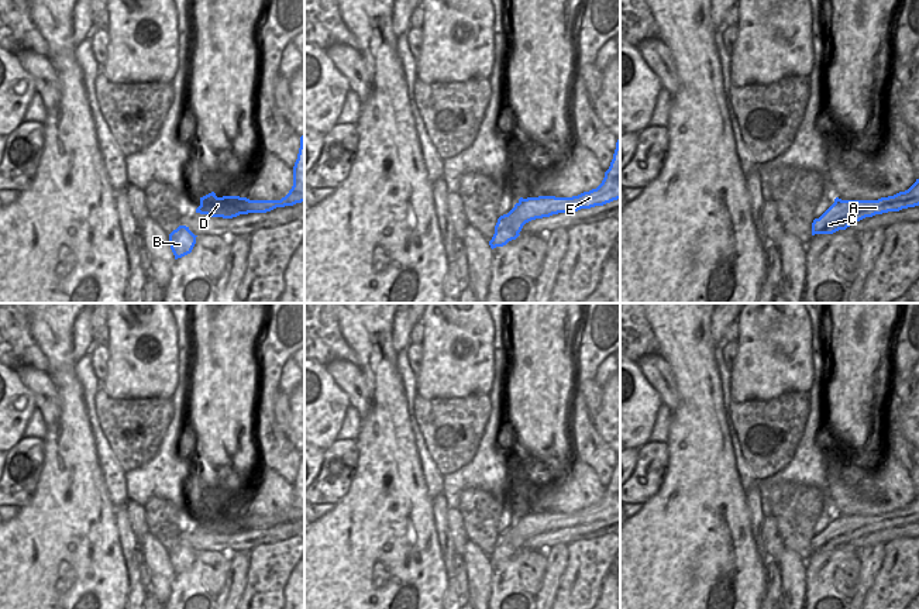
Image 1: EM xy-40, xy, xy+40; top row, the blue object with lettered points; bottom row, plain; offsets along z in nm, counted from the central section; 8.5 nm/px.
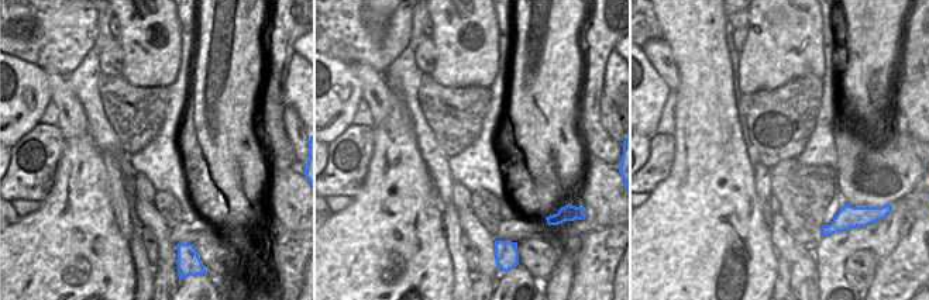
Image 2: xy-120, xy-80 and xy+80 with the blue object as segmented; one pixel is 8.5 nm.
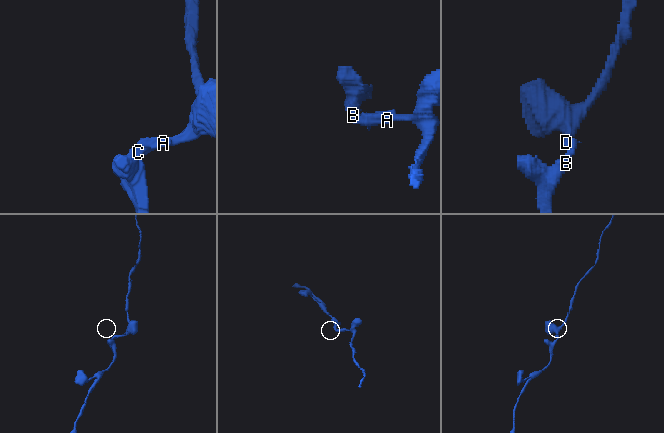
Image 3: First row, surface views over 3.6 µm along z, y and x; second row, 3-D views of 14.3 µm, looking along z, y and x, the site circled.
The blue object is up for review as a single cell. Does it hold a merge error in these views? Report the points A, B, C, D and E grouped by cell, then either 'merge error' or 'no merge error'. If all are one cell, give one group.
A B C D E; no merge error

